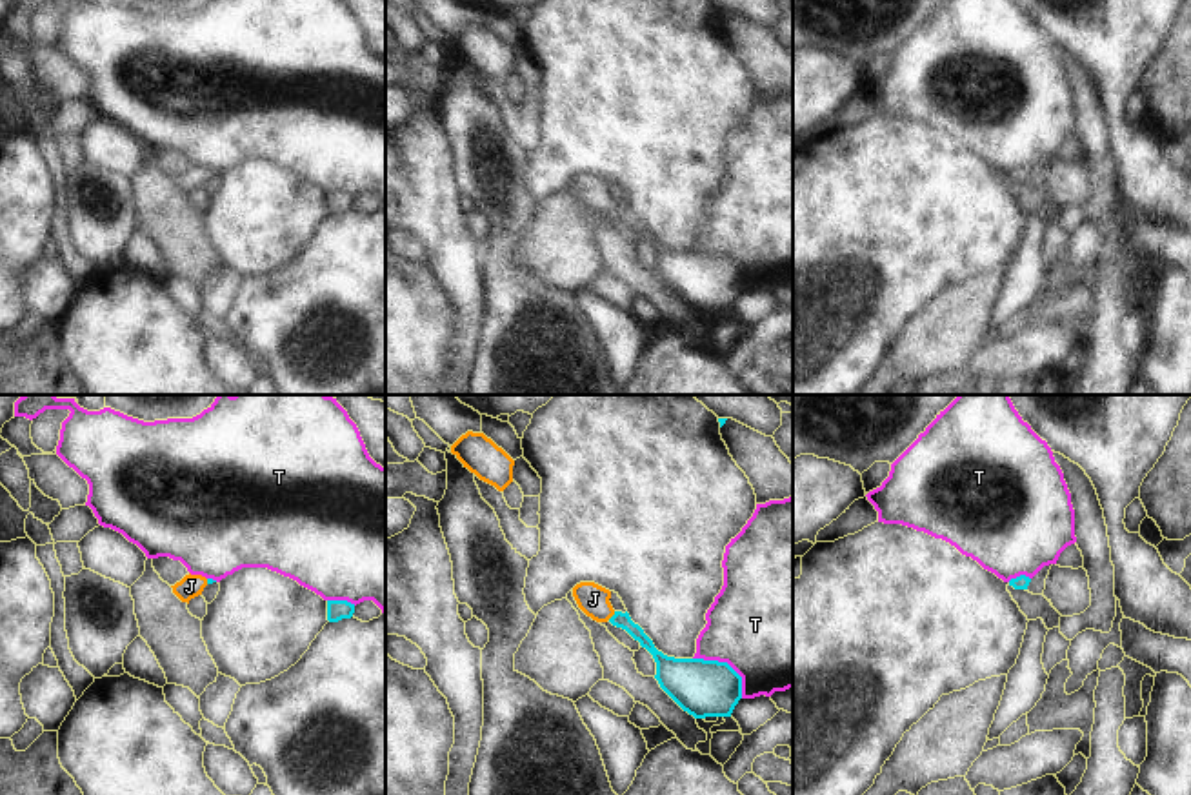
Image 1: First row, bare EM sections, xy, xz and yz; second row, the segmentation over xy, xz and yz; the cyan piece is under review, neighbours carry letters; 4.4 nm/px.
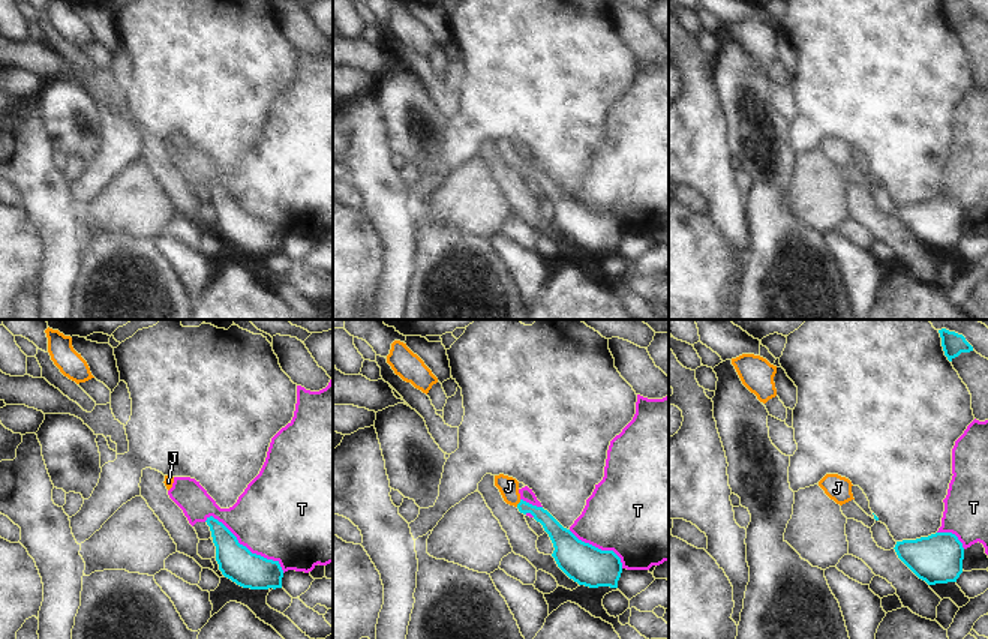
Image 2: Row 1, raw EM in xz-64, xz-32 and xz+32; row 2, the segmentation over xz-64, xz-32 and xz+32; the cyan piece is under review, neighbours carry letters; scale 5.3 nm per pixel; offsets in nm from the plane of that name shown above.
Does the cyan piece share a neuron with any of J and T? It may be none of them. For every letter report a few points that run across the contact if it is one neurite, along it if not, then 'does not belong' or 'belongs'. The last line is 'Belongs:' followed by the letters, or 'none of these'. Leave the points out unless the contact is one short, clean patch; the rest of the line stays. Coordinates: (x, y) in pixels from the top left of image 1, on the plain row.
J: xz (619, 211), (613, 208), (593, 191) | belongs
T: does not belong
Belongs: J

